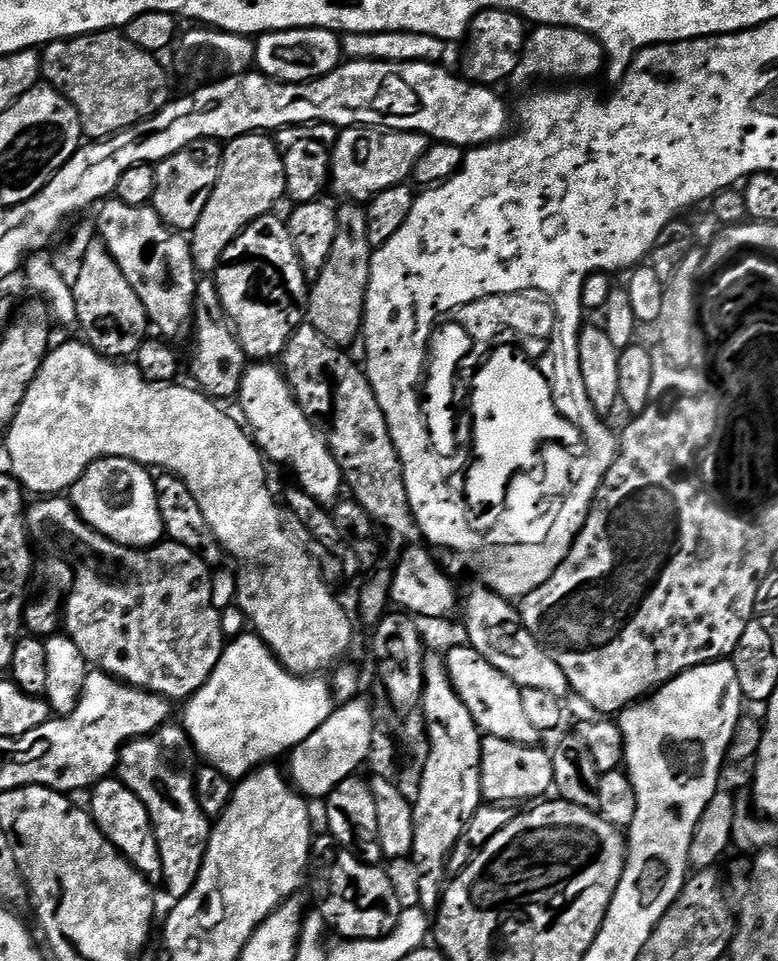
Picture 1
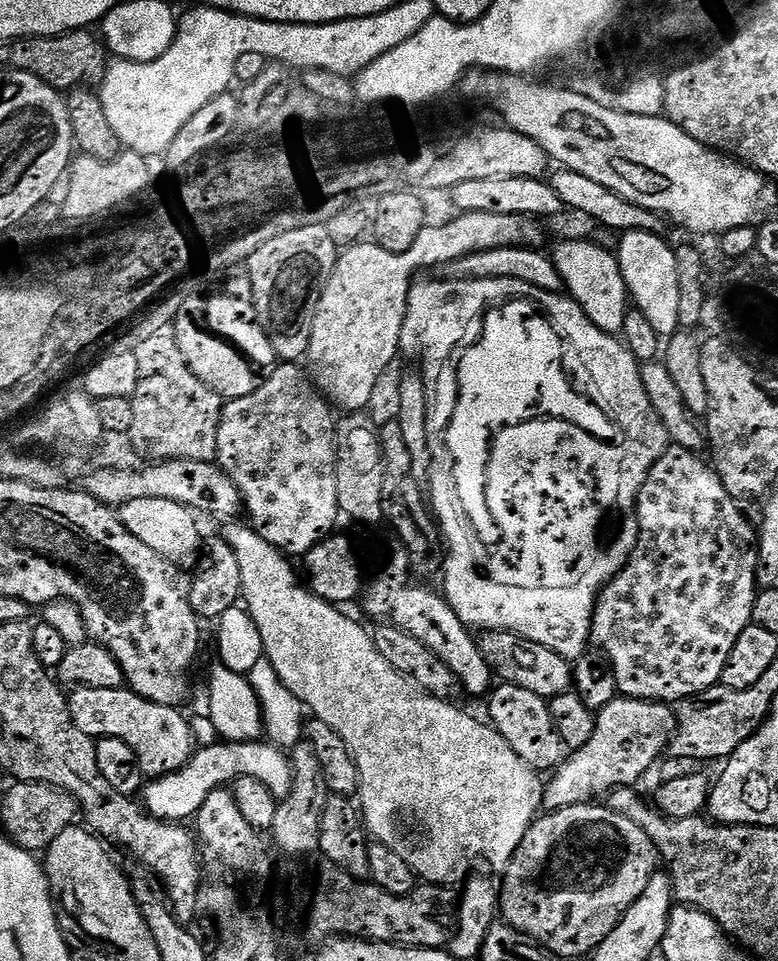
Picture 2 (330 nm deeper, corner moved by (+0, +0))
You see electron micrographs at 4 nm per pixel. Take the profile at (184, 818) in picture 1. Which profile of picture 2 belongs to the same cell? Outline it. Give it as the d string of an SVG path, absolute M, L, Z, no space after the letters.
M127 687L114 690L94 690L93 688L77 688L68 696L68 709L74 718L74 726L82 730L82 734L93 738L118 738L138 754L138 762L142 762L142 770L145 777L155 778L166 776L178 771L188 763L197 747L197 742L192 737L192 726L189 717L183 716L180 708L170 706L158 706L146 698L142 698L136 692Z

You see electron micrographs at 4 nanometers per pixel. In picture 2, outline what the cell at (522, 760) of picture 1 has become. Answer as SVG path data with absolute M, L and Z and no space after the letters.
M501 683L493 687L487 697L488 716L493 728L506 742L510 742L510 750L522 758L537 773L548 774L559 768L566 755L564 743L558 738L558 730L554 730L554 718L550 718L548 700L534 694L531 690L522 690L522 686Z

